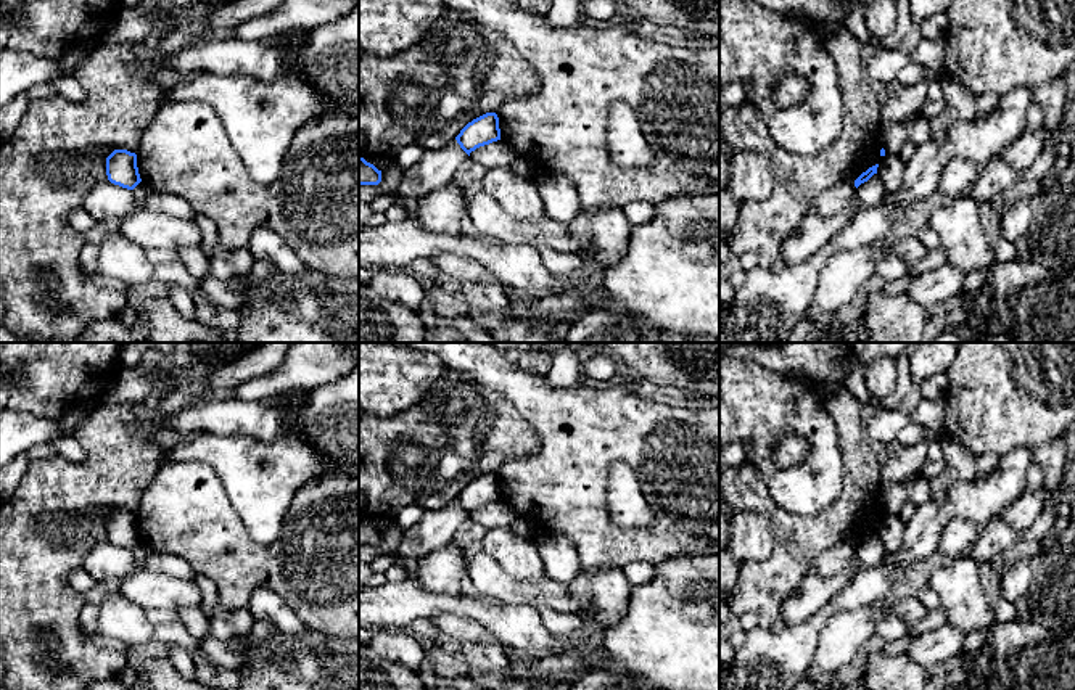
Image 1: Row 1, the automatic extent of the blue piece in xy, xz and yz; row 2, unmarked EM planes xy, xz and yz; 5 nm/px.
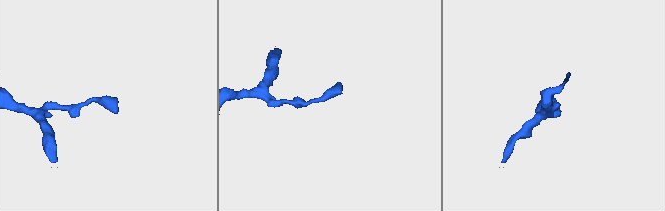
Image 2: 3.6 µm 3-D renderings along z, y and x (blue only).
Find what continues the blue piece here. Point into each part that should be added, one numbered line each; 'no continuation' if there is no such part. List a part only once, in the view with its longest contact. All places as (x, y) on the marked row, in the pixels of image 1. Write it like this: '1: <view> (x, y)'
no continuation

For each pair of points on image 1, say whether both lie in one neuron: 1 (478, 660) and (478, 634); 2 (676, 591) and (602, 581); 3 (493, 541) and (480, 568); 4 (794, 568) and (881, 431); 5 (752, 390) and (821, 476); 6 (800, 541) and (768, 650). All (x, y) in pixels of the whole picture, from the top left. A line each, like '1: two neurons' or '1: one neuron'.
1: two neurons
2: two neurons
3: two neurons
4: two neurons
5: one neuron
6: two neurons

